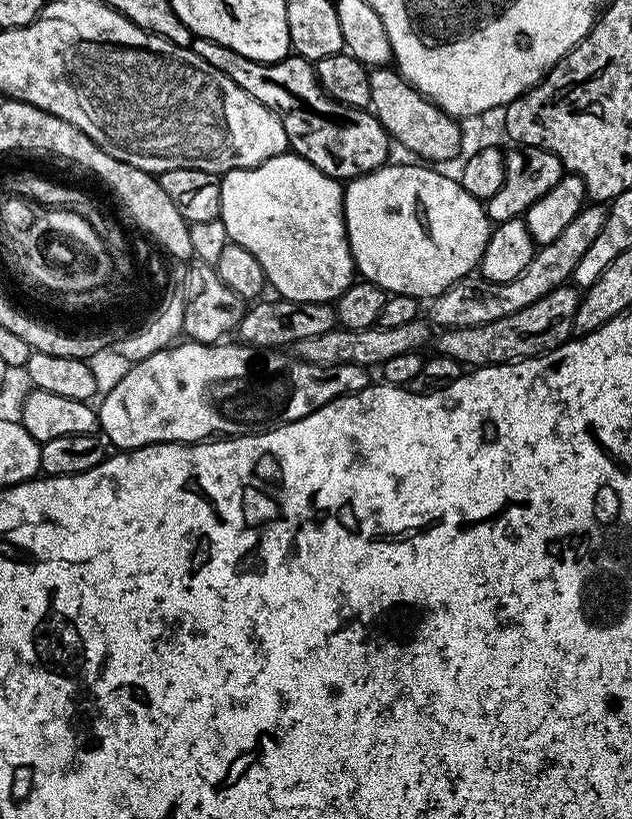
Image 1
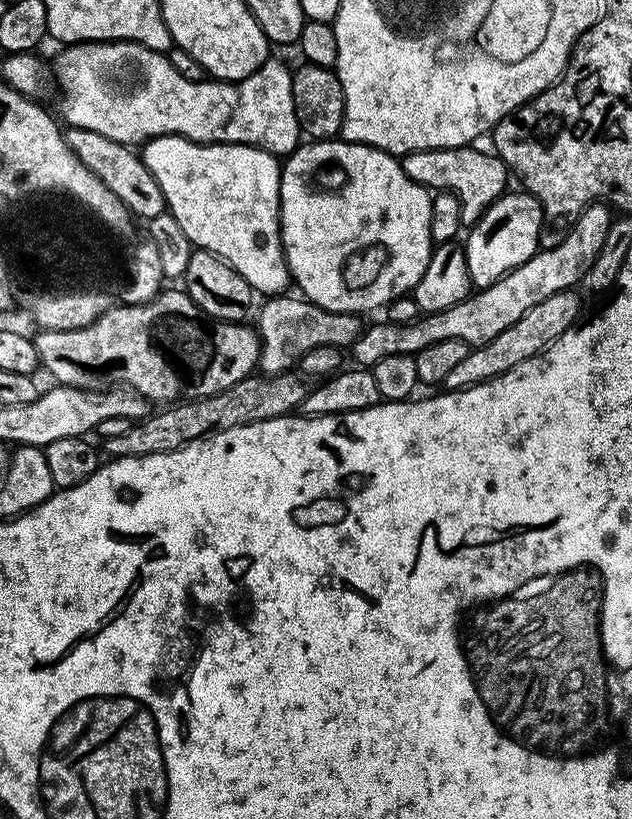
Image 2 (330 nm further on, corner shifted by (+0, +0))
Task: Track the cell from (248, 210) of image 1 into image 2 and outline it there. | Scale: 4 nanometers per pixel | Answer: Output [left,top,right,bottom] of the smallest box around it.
[142,136,289,297]

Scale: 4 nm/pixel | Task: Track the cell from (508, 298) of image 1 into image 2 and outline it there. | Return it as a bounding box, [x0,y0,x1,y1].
[254,294,362,376]

